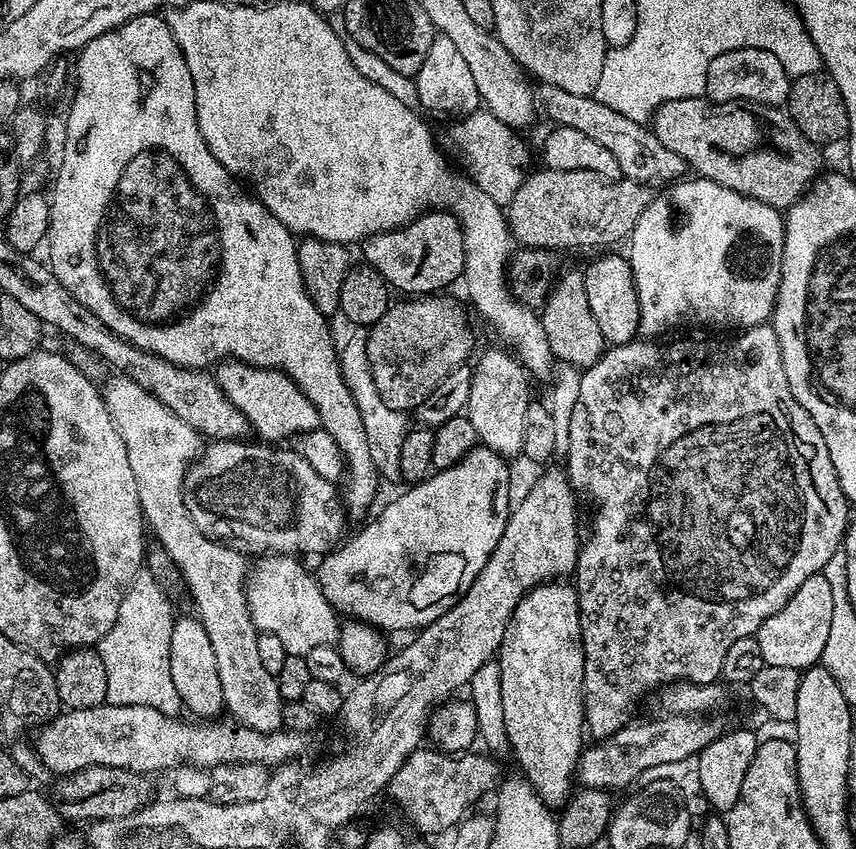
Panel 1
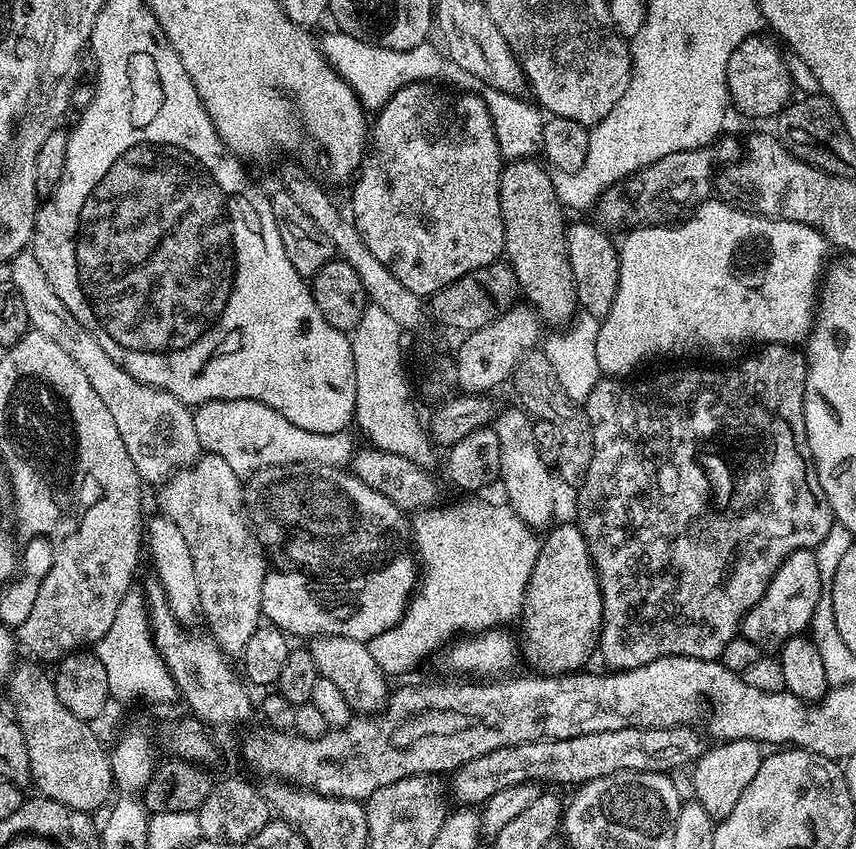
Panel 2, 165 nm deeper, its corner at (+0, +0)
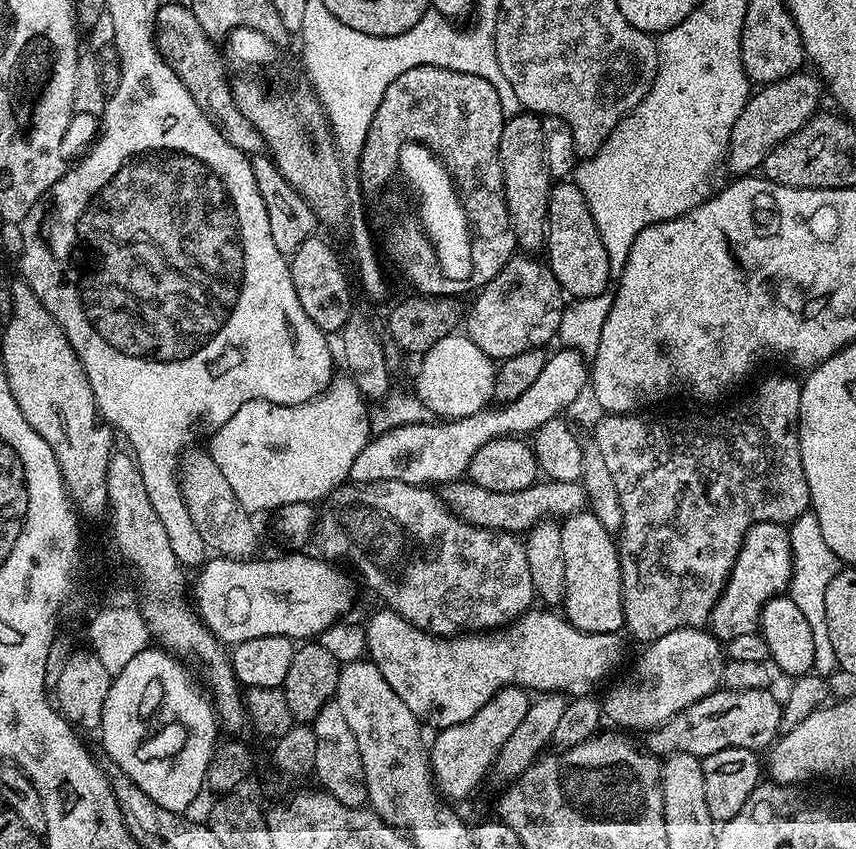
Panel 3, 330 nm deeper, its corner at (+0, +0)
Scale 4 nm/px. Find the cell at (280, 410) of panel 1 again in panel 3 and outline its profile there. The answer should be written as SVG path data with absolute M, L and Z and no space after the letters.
M347 374L337 375L327 392L304 404L271 404L265 400L251 400L211 433L210 454L222 470L222 478L230 482L234 498L249 513L271 513L287 504L307 504L323 501L333 488L339 488L349 479L351 466L359 452L370 441L370 408L358 386Z

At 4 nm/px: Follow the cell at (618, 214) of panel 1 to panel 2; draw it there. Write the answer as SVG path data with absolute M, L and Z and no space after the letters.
M691 148L674 154L666 154L658 162L634 172L620 183L610 186L600 195L594 209L595 219L605 229L633 226L648 226L653 223L652 216L672 216L681 204L687 210L694 210L713 195L712 156L708 148Z

